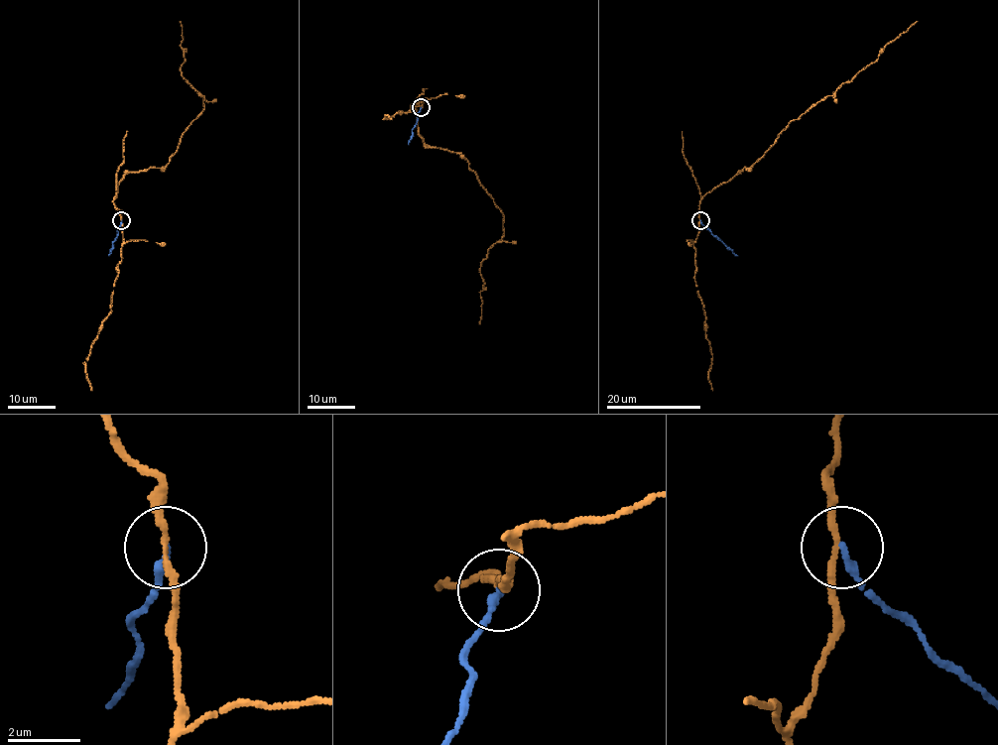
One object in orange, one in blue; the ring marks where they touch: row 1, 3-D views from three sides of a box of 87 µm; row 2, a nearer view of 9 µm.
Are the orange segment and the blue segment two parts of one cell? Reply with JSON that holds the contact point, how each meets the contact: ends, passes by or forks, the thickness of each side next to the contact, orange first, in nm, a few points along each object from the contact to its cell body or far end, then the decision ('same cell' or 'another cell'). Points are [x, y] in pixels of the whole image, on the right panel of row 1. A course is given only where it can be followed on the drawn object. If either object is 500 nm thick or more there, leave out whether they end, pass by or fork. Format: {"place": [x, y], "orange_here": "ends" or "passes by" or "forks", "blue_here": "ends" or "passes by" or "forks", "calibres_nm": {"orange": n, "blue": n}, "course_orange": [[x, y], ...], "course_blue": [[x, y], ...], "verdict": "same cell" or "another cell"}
{"place": [700, 220], "orange_here": "passes by", "blue_here": "ends", "calibres_nm": {"orange": 180, "blue": 240}, "course_orange": [[699, 220], [700, 199], [705, 194], [749, 168], [786, 126], [833, 95], [917, 21]], "course_blue": [[700, 220], [737, 255]], "verdict": "another cell"}

